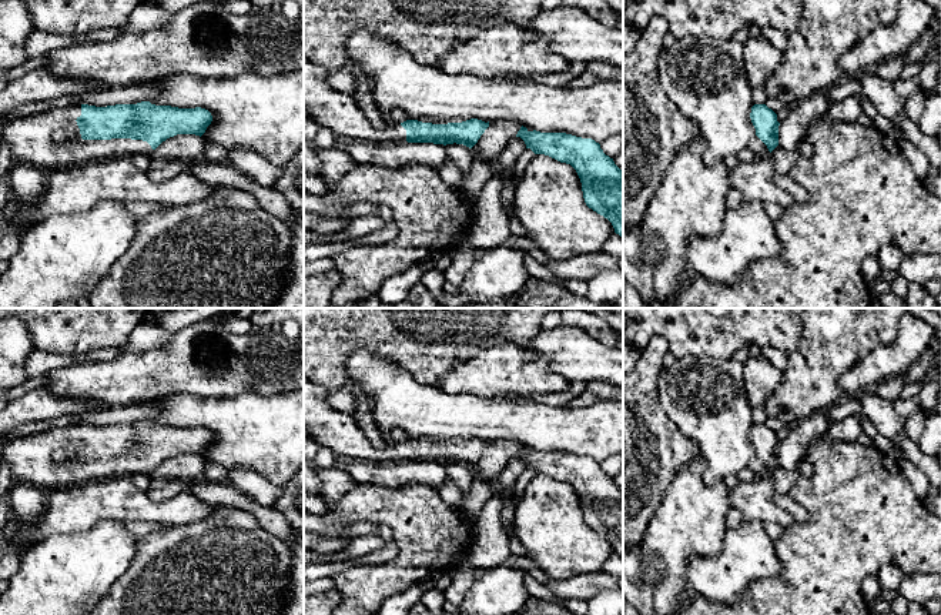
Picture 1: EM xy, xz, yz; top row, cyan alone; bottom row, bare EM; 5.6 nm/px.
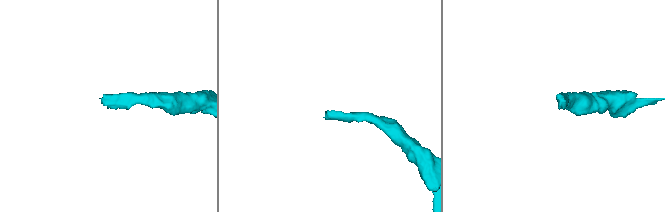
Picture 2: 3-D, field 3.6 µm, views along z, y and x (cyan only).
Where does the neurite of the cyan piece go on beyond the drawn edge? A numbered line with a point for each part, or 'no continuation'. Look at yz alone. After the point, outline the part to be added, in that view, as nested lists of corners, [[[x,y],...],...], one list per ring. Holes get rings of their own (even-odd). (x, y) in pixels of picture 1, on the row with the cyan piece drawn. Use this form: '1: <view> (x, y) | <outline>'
1: yz (756, 144) | [[[756,136],[749,146],[756,157],[767,157],[770,154],[767,146]]]

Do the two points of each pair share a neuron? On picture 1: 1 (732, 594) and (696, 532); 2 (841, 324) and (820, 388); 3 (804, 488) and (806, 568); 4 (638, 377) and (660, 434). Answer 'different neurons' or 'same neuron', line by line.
1: different neurons
2: same neuron
3: same neuron
4: same neuron

